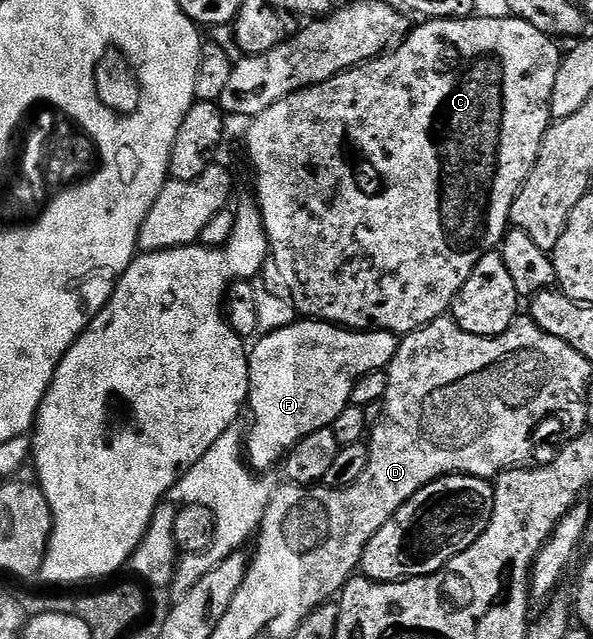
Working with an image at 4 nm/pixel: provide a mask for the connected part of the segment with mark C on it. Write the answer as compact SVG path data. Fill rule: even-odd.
M512 16L504 17L430 18L422 21L420 23L422 26L417 26L414 30L412 27L396 45L386 50L384 54L379 54L376 58L369 59L369 61L362 63L361 66L352 66L349 70L342 71L341 74L337 74L326 82L320 82L314 86L297 90L291 96L287 96L283 100L271 104L271 108L267 108L262 114L253 115L251 121L248 123L248 126L250 125L249 131L245 134L245 150L249 153L249 162L253 165L254 176L257 177L257 195L255 195L255 201L261 210L263 224L267 232L271 266L273 262L278 276L285 281L286 288L290 290L288 293L291 295L293 305L297 308L298 315L304 316L309 320L331 322L350 330L364 331L368 324L370 327L379 330L389 330L392 334L398 336L410 334L427 324L431 324L437 318L446 317L452 311L453 302L459 296L463 284L467 284L471 272L475 272L475 264L479 264L479 260L483 260L485 254L496 251L500 247L511 226L509 221L511 204L515 204L515 196L523 188L527 176L535 168L535 160L539 156L541 141L545 133L549 131L551 125L551 115L549 113L551 92L555 88L555 76L559 76L559 68L561 67L561 59L563 57L563 50L557 47L560 45L550 35L539 32L539 28L535 28L535 24L527 24L527 20L523 20L522 18L514 18Z

